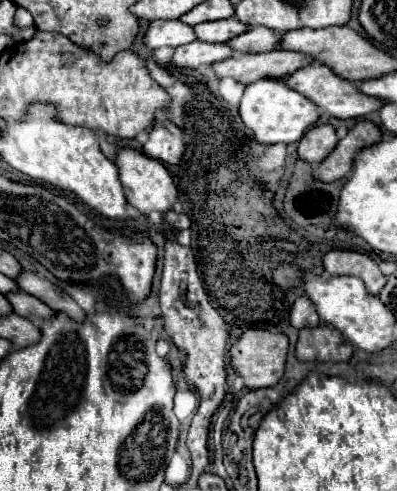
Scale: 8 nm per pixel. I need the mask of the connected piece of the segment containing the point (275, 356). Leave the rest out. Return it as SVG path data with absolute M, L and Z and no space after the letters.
M244 330L244 334L230 348L230 364L244 378L246 388L266 388L274 386L282 374L286 364L288 338L286 334L272 334L268 330Z

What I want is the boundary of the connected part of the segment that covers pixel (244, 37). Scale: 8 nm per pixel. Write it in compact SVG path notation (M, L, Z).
M256 26L256 28L250 28L246 34L240 34L238 38L230 40L228 44L236 54L272 52L272 50L280 48L280 34L270 28Z

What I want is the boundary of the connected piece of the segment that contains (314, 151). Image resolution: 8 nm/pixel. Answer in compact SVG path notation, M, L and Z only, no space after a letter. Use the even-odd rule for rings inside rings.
M330 124L310 128L298 144L298 156L310 164L322 162L338 144L338 136Z

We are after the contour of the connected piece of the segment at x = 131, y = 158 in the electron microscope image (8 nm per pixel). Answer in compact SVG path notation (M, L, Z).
M120 148L114 156L114 164L118 168L120 182L122 182L128 204L138 208L142 214L150 214L152 210L158 210L164 214L172 208L178 192L176 192L176 186L172 182L172 176L168 174L168 170L158 160L148 158L146 154L138 152L134 148Z

